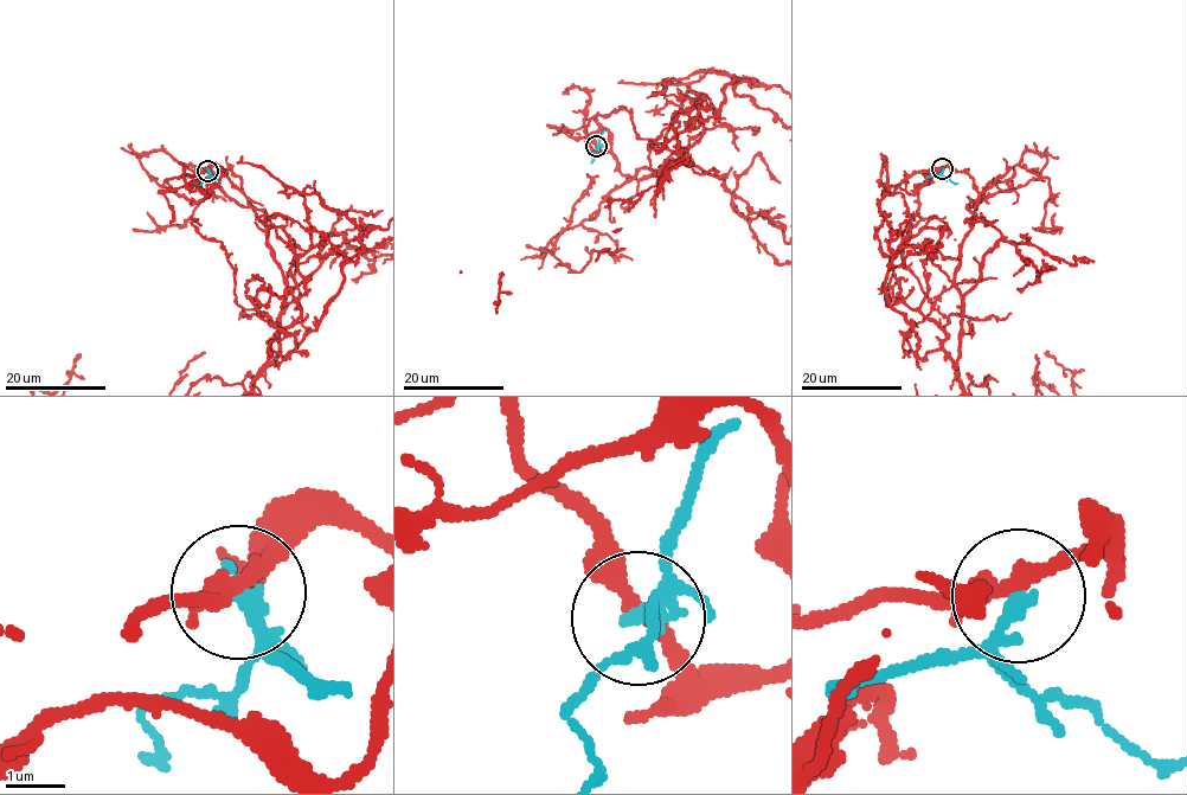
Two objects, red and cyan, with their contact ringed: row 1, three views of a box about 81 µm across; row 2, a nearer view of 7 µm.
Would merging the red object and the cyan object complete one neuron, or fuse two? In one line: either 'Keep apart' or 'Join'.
Keep apart

